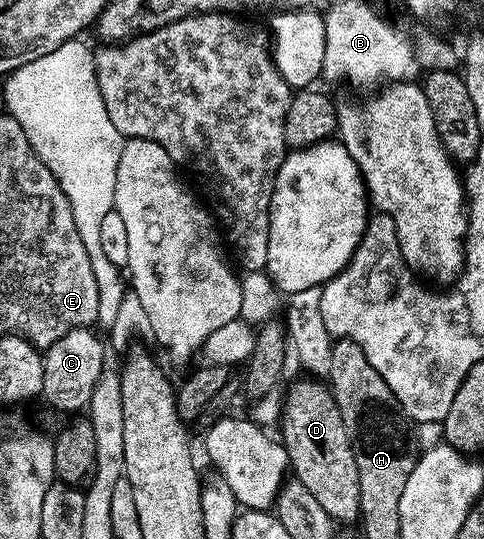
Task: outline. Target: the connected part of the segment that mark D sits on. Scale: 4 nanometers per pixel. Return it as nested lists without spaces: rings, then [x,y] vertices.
[[[299,377],[291,383],[282,400],[283,436],[281,442],[288,453],[290,470],[294,478],[313,498],[329,517],[343,523],[360,522],[361,485],[357,477],[357,461],[351,448],[351,438],[341,421],[341,409],[333,397],[330,386],[315,377]]]

